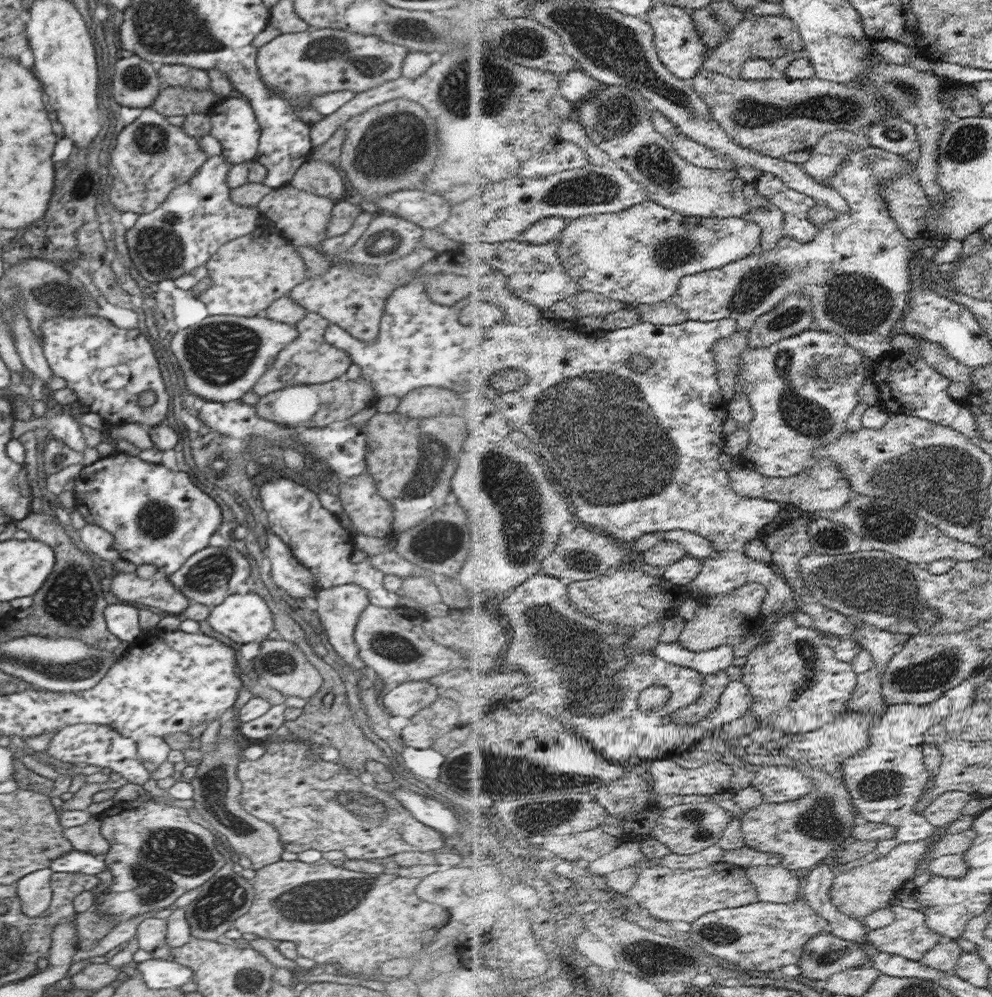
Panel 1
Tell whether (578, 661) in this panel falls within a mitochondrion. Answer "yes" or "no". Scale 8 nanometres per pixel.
yes

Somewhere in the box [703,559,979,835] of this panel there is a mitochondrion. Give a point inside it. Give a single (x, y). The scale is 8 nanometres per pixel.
(932, 673)

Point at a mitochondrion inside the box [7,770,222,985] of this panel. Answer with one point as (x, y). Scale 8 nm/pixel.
(167, 856)

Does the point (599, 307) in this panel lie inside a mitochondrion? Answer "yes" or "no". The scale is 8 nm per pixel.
no

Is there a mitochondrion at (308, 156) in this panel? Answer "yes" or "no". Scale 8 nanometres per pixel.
no

